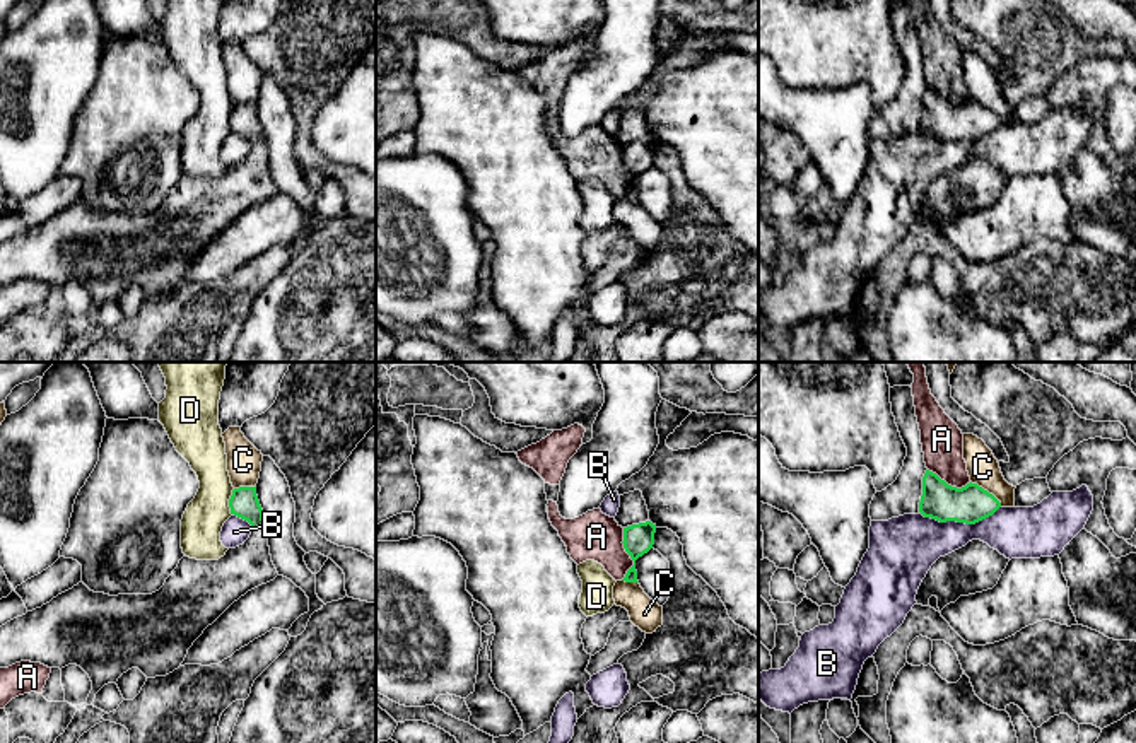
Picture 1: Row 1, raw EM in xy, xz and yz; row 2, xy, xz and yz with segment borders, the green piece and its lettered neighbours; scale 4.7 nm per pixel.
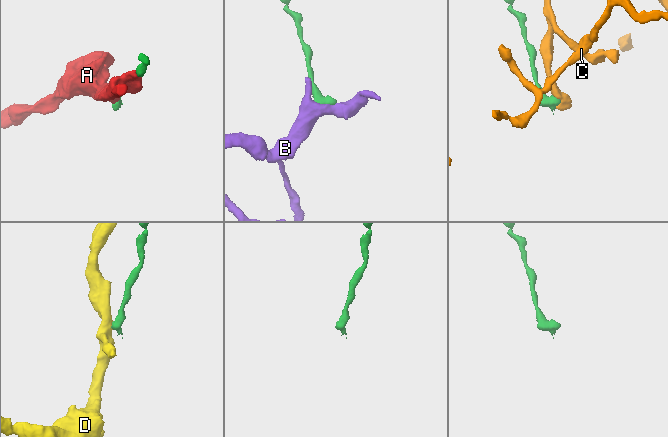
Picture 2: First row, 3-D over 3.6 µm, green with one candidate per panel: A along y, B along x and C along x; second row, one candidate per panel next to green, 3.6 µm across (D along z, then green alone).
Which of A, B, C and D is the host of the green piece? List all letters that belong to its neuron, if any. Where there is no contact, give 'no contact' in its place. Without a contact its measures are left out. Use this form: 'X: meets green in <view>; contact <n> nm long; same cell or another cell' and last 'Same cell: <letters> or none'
A: meets green in xz; contact 240 nm long; another cell
B: meets green in yz; contact 380 nm long; another cell
C: meets green in yz; contact 200 nm long; another cell
D: meets green in xy; contact 130 nm long; another cell
Same cell: none

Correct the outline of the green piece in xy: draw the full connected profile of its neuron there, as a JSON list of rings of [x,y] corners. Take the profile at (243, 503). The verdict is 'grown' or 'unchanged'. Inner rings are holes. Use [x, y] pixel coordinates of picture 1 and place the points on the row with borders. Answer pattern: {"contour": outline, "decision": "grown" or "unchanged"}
{"contour": [[[256,487],[234,489],[229,507],[231,514],[251,524],[253,531],[243,545],[229,548],[219,560],[196,560],[184,555],[164,586],[152,594],[109,596],[79,582],[41,608],[0,627],[0,668],[20,661],[60,670],[77,664],[92,682],[87,705],[92,705],[104,685],[116,683],[132,668],[138,668],[147,678],[166,676],[178,670],[193,642],[234,601],[278,576],[272,562]]], "decision": "grown"}

